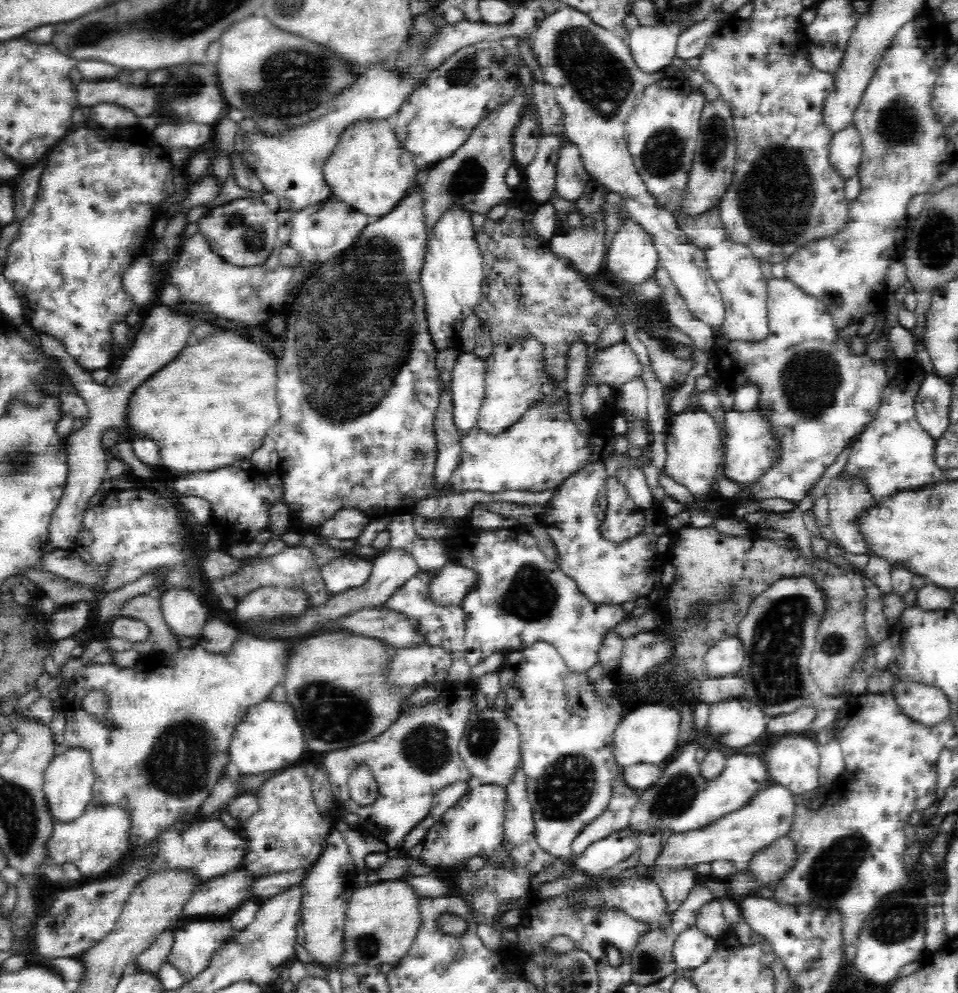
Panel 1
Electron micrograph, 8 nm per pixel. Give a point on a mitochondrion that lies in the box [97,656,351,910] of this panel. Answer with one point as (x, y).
(178, 764)

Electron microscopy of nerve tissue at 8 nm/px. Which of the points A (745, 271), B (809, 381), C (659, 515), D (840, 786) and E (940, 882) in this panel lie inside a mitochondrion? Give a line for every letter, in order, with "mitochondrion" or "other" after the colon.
A: other
B: mitochondrion
C: other
D: other
E: other

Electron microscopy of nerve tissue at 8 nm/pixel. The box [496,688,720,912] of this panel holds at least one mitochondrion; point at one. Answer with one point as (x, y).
(565, 789)

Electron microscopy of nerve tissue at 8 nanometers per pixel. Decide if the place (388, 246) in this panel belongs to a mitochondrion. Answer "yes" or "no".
yes

